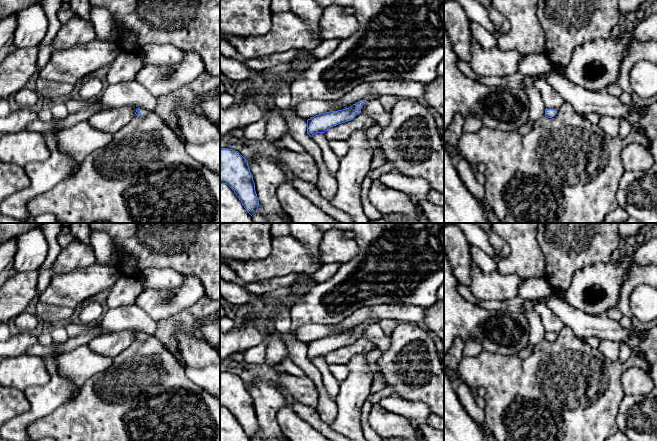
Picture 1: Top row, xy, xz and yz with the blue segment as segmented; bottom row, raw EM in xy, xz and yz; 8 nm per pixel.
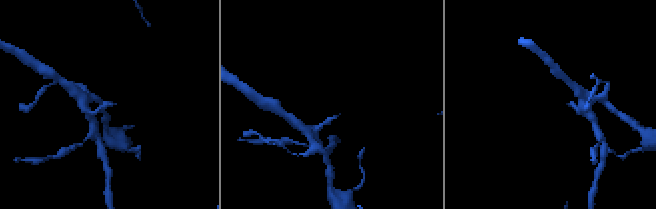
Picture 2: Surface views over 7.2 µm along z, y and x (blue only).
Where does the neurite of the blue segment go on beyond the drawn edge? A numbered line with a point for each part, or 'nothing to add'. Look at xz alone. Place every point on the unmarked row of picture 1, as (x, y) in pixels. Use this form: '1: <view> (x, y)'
nothing to add

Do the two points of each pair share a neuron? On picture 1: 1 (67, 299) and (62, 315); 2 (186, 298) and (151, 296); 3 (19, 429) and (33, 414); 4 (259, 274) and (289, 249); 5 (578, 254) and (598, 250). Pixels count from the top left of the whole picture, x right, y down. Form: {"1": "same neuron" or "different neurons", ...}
{"1": "different neurons", "2": "same neuron", "3": "same neuron", "4": "same neuron", "5": "same neuron"}

